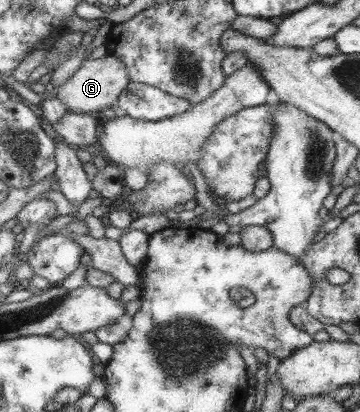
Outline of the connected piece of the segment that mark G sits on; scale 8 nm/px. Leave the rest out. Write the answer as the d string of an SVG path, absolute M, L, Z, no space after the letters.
M107 53L98 59L84 60L74 75L68 78L66 83L56 87L53 94L65 103L70 112L95 115L106 107L116 104L118 96L130 82L126 64L121 59Z

